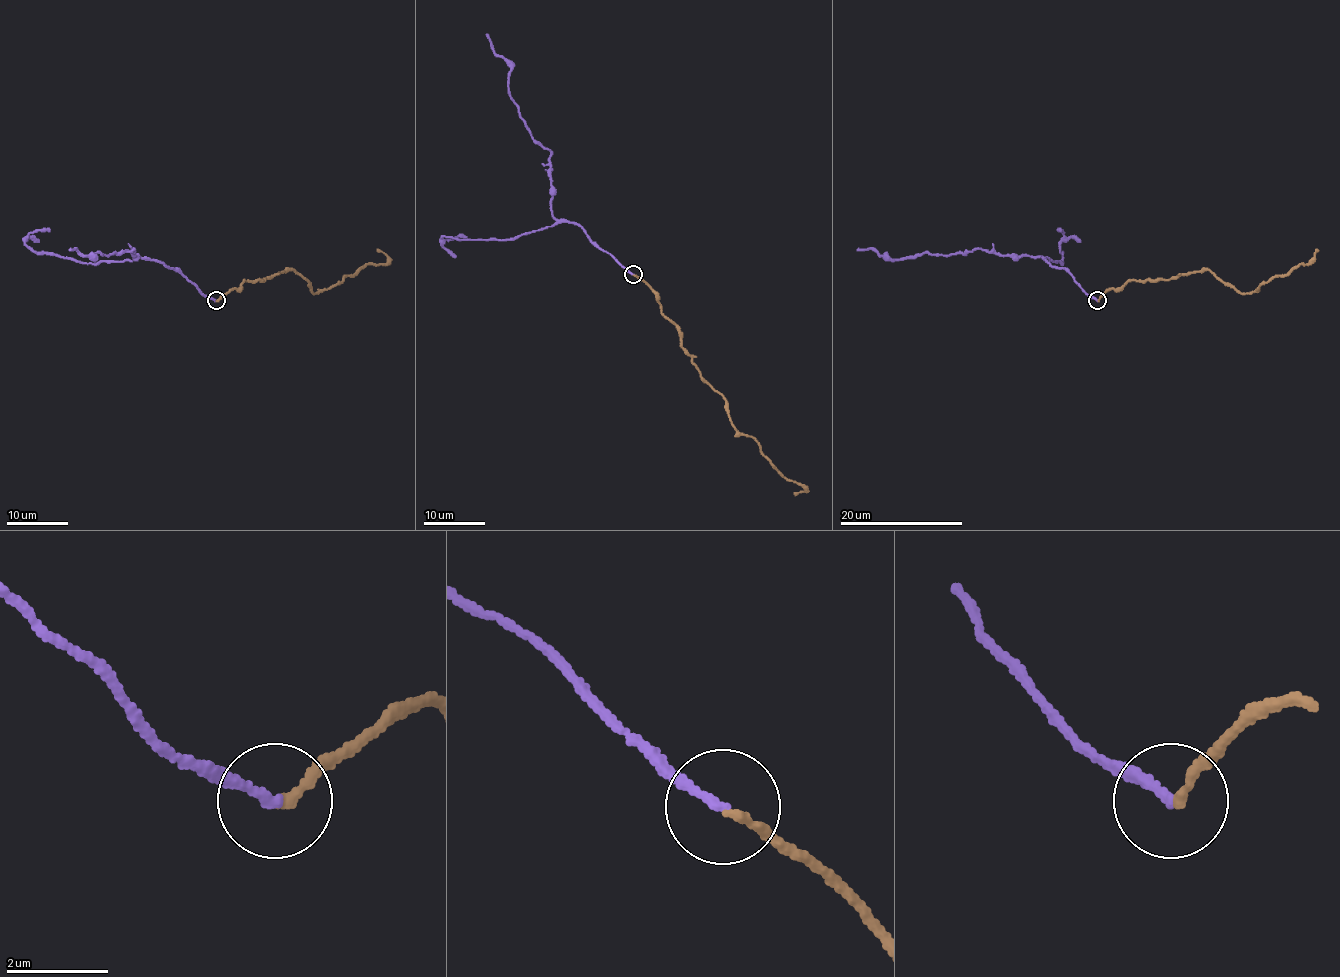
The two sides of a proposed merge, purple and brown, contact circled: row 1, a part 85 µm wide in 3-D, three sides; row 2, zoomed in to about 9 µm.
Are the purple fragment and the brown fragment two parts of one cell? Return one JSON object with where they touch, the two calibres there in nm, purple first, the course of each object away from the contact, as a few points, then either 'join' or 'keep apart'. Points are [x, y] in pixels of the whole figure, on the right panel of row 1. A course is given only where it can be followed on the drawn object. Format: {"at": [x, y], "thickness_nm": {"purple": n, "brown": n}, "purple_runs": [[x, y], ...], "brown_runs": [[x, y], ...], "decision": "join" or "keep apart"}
{"at": [1097, 300], "thickness_nm": {"purple": 180, "brown": 180}, "purple_runs": [[1097, 301], [1067, 271], [1038, 258], [975, 248], [889, 259], [875, 250], [856, 250]], "brown_runs": [[1098, 301], [1129, 281], [1175, 279], [1205, 270], [1242, 293], [1252, 293], [1308, 264], [1317, 248]], "decision": "join"}

